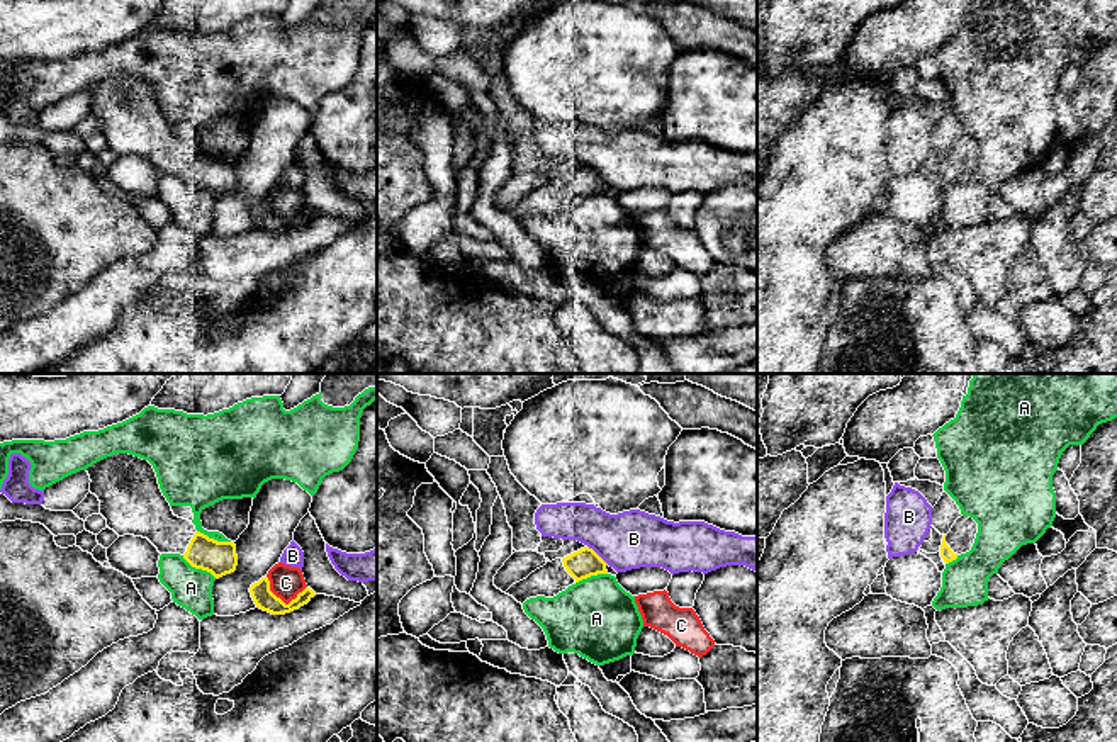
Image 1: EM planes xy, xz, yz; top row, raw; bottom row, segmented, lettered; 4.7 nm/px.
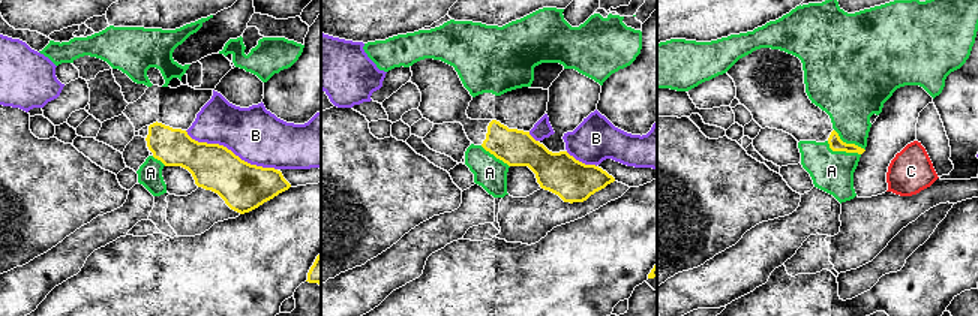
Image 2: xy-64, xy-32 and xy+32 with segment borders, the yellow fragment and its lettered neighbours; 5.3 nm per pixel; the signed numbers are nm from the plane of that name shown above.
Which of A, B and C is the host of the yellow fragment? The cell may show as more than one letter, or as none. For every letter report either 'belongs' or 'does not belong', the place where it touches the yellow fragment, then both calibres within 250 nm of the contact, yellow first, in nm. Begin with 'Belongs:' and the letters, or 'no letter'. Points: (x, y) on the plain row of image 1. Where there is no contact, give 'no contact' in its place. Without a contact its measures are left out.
Belongs: no letter
A: does not belong; meets yellow in xy at (199, 187); 160 nm thick on the yellow side, 200 nm on the other
B: does not belong; meets yellow in xz at (596, 174); 140 nm thick on the yellow side, 280 nm on the other
C: does not belong; meets yellow in xy at (280, 219); 100 nm thick on the yellow side, 160 nm on the other

